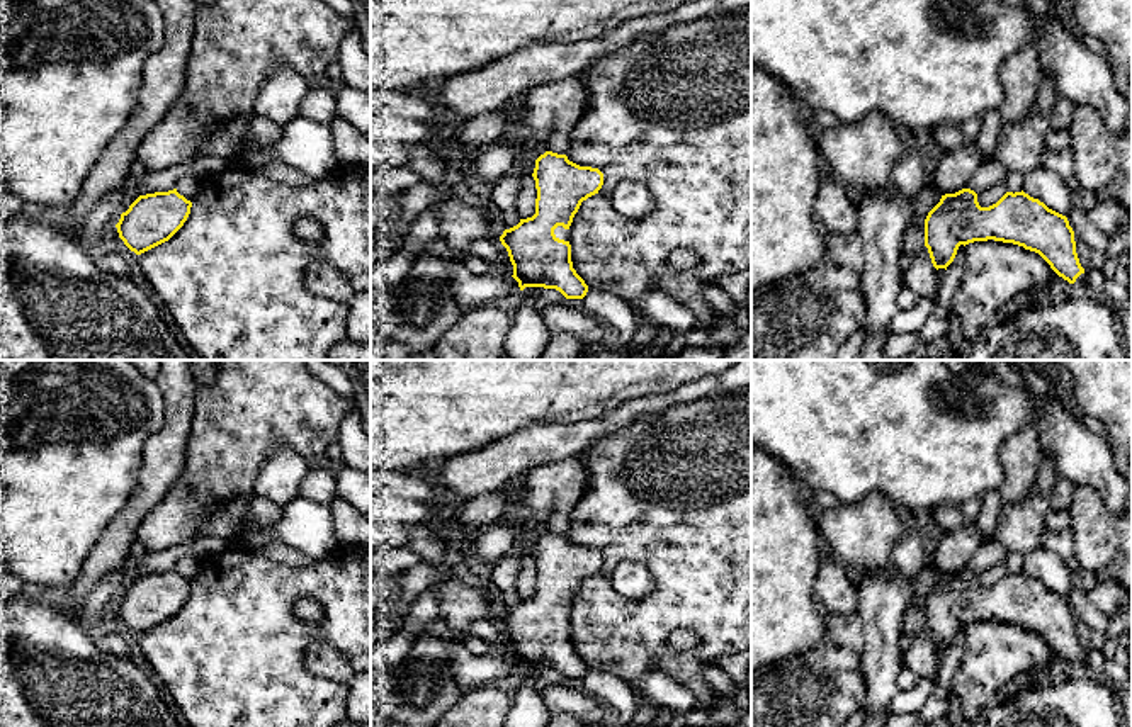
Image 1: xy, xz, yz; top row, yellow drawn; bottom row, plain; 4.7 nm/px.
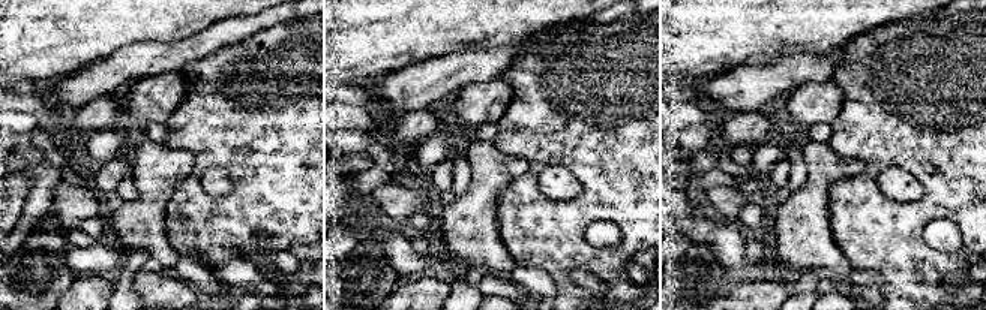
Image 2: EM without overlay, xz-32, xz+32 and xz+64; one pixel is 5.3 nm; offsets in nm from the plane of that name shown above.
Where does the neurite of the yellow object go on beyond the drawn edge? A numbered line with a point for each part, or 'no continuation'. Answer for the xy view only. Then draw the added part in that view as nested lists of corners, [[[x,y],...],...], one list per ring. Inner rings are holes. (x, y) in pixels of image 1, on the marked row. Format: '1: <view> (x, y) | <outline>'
no continuation

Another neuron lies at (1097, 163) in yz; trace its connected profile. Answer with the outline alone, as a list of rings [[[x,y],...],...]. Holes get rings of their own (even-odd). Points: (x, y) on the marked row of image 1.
[[[1076,105],[1067,131],[1074,158],[1074,177],[1081,190],[1098,192],[1118,173],[1120,160],[1117,138],[1110,134],[1100,112],[1088,105]]]

